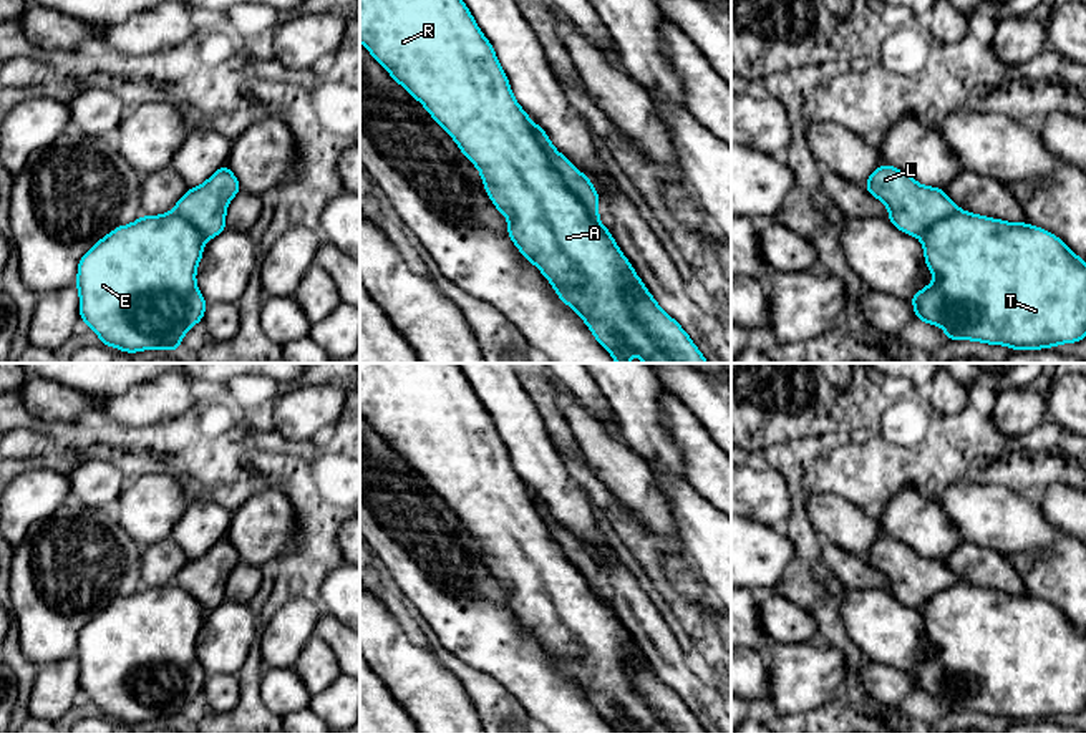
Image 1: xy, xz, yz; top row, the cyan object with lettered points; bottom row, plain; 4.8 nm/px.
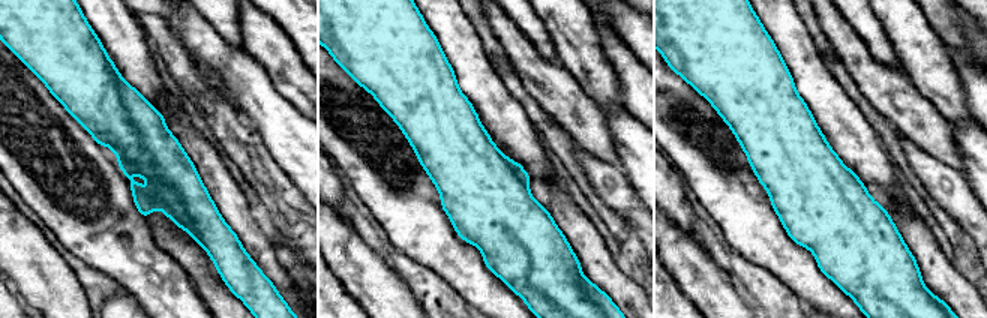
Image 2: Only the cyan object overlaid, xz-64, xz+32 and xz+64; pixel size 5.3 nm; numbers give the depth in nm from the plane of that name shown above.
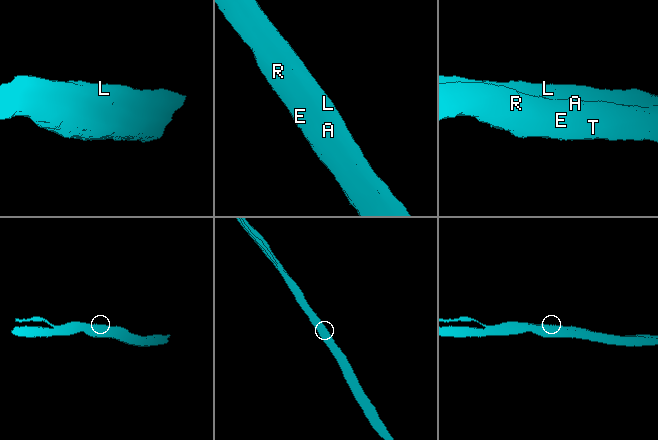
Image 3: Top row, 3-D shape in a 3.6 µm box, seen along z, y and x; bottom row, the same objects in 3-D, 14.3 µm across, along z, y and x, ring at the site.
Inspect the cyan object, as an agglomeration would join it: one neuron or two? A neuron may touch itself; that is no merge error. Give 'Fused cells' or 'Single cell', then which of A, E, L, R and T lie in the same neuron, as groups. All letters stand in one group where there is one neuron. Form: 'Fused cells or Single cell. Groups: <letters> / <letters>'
Fused cells. Groups: A E R T / L

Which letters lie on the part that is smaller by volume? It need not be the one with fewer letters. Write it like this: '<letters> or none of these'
L

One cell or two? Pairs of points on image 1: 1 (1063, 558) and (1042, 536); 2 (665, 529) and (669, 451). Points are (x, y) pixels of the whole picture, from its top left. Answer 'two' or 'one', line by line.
1: two
2: two

